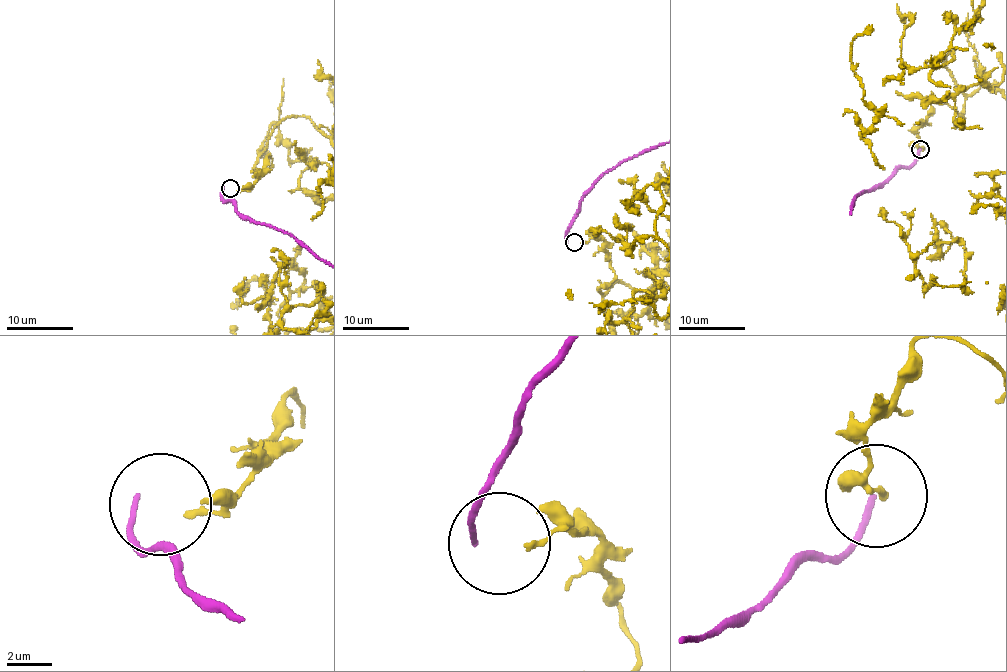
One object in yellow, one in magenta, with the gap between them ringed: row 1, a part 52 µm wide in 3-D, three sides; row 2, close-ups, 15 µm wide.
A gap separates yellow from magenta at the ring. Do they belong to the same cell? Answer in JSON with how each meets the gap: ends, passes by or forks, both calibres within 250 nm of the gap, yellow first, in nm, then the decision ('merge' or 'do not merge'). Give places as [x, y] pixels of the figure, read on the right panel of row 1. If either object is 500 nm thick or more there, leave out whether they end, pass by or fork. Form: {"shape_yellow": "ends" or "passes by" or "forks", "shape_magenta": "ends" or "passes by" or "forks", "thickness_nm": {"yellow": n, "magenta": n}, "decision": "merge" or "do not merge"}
{"shape_yellow": "ends", "shape_magenta": "ends", "thickness_nm": {"yellow": 280, "magenta": 260}, "decision": "do not merge"}

